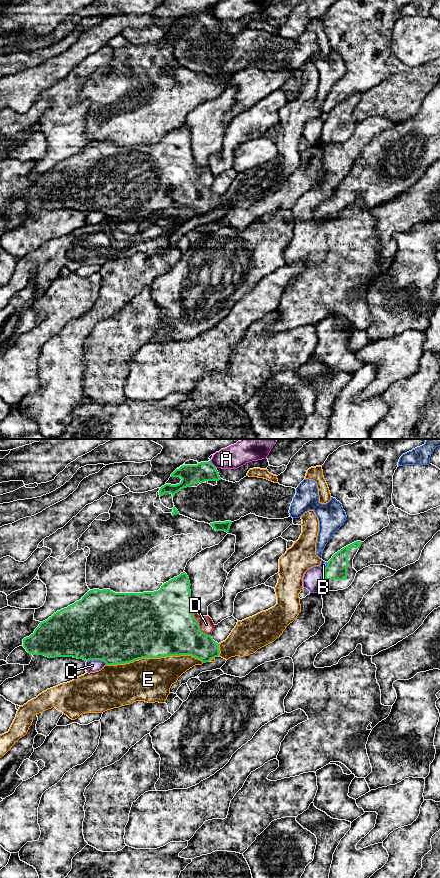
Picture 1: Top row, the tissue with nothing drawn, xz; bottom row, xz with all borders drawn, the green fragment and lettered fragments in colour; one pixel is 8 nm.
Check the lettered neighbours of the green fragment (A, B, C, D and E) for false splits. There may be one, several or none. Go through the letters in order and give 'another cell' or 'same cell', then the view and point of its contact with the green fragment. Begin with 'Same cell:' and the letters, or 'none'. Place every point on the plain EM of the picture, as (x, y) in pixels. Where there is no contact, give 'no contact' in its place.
Same cell: D
A: another cell | xz (212, 16)
B: another cell | xz (327, 118)
C: another cell | xz (97, 211)
D: same cell | xz (198, 177)
E: another cell | xz (154, 209)

